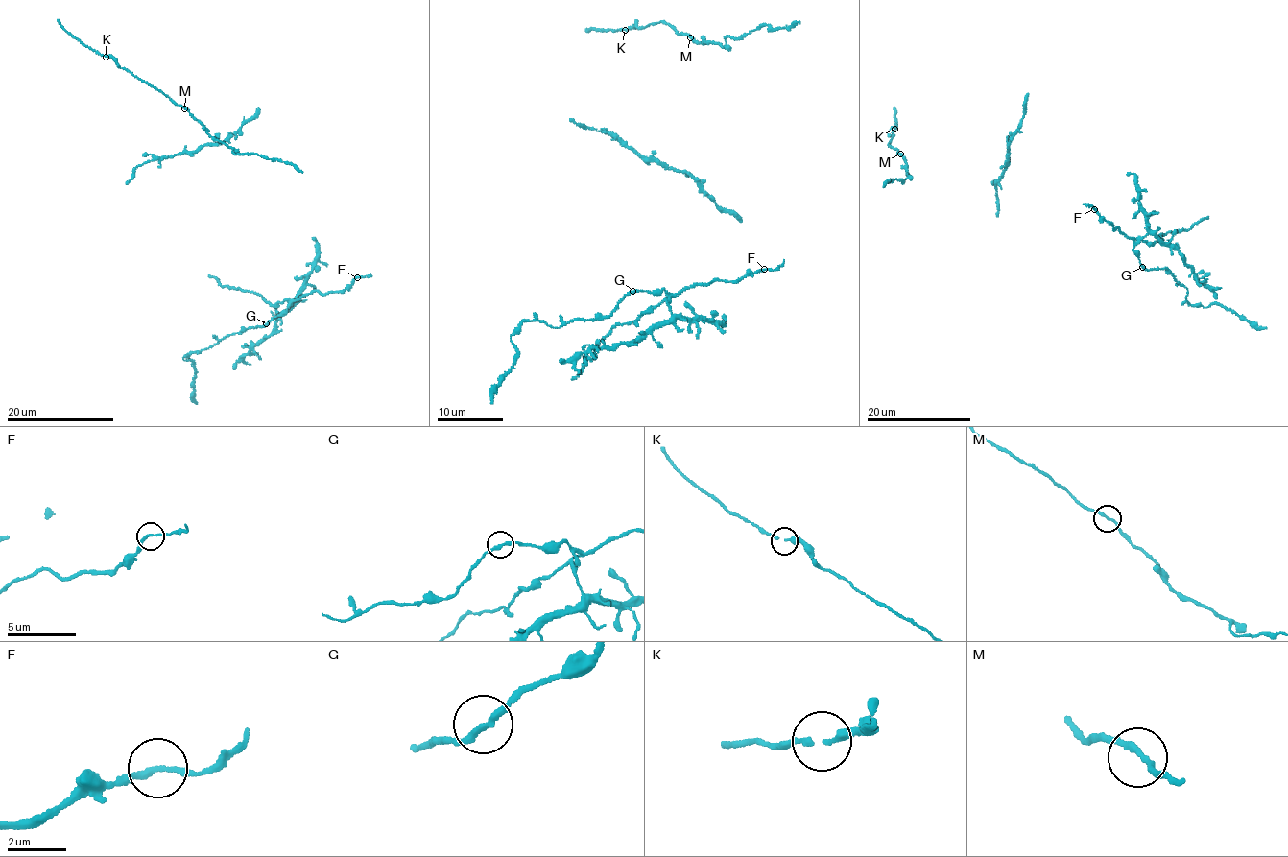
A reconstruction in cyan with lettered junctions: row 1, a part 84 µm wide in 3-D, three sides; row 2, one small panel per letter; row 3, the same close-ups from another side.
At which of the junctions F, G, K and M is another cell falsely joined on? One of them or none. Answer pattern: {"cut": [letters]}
{"cut": []}

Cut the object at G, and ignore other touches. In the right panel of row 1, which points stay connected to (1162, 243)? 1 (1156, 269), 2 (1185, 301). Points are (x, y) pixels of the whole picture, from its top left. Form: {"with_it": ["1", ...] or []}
{"with_it": []}

